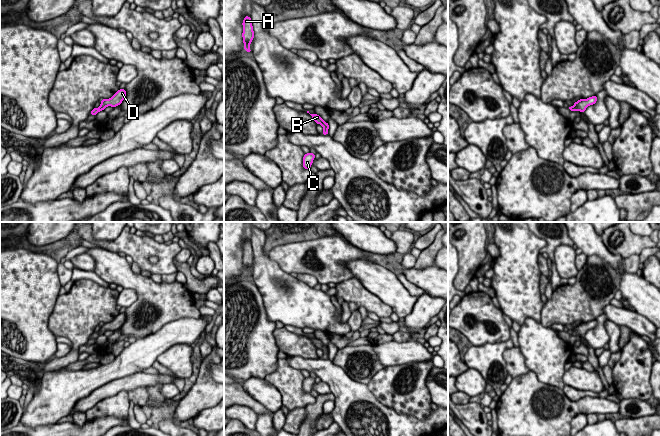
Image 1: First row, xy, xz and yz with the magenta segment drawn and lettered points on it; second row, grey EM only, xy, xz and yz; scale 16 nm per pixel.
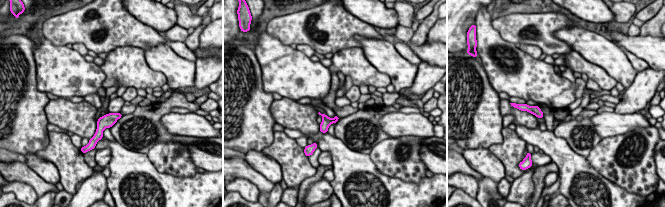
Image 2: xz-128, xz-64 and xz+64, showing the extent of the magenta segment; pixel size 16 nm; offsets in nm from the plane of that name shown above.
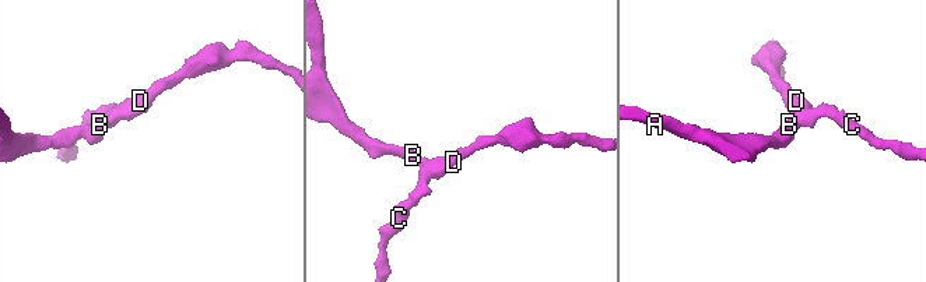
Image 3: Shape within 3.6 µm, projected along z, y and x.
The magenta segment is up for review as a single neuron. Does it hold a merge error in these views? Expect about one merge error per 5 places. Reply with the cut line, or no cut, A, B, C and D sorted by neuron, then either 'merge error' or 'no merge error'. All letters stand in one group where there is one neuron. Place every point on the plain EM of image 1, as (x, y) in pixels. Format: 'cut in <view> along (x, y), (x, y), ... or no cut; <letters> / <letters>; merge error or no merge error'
no cut; A B C D; no merge error

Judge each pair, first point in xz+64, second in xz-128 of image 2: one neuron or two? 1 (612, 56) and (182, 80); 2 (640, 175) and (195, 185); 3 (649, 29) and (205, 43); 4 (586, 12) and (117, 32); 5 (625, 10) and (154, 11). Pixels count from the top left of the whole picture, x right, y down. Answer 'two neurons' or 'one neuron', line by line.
1: one neuron
2: two neurons
3: two neurons
4: two neurons
5: two neurons

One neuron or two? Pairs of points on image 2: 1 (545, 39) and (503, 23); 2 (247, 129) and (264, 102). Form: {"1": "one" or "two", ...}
{"1": "one", "2": "one"}

